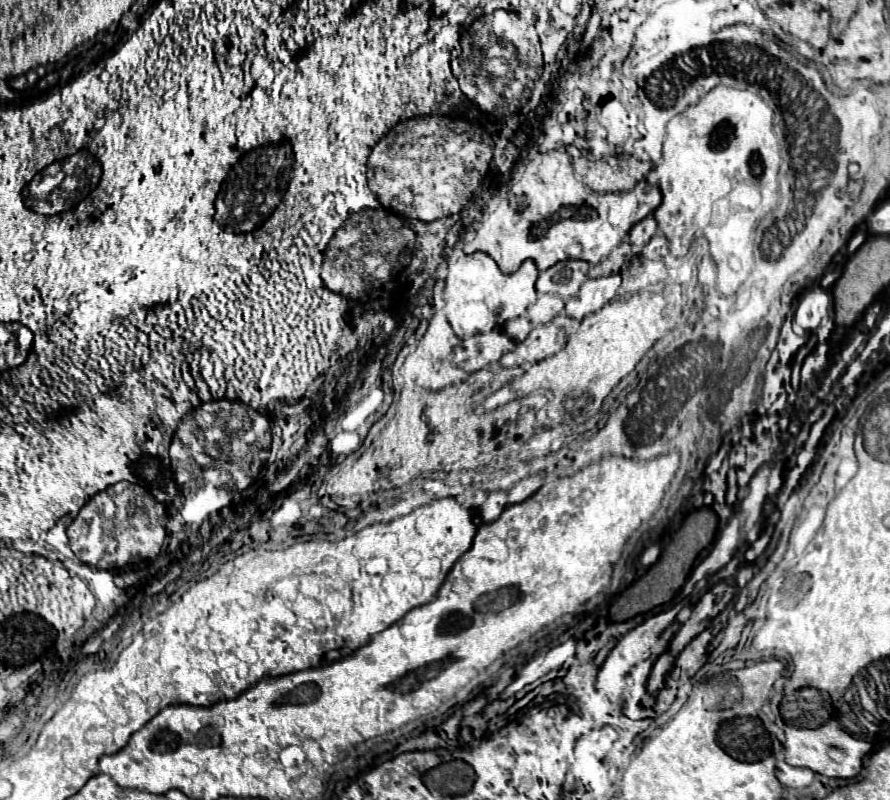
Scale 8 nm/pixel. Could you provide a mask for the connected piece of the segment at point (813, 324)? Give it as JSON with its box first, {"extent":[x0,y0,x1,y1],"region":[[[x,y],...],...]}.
{"extent":[794,287,832,332],"region":[[[820,287],[806,291],[795,311],[794,320],[808,332],[820,327],[820,322],[832,306],[832,296]]]}

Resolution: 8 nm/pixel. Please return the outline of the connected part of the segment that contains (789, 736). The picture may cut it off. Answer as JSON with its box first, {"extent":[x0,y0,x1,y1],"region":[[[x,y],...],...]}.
{"extent":[782,723,872,779],"region":[[[782,723],[782,729],[786,733],[786,763],[794,767],[806,767],[812,769],[814,773],[826,775],[826,777],[840,777],[840,779],[852,779],[860,773],[862,769],[862,757],[872,751],[872,744],[868,741],[854,739],[846,731],[838,729],[798,729],[798,723]]]}

